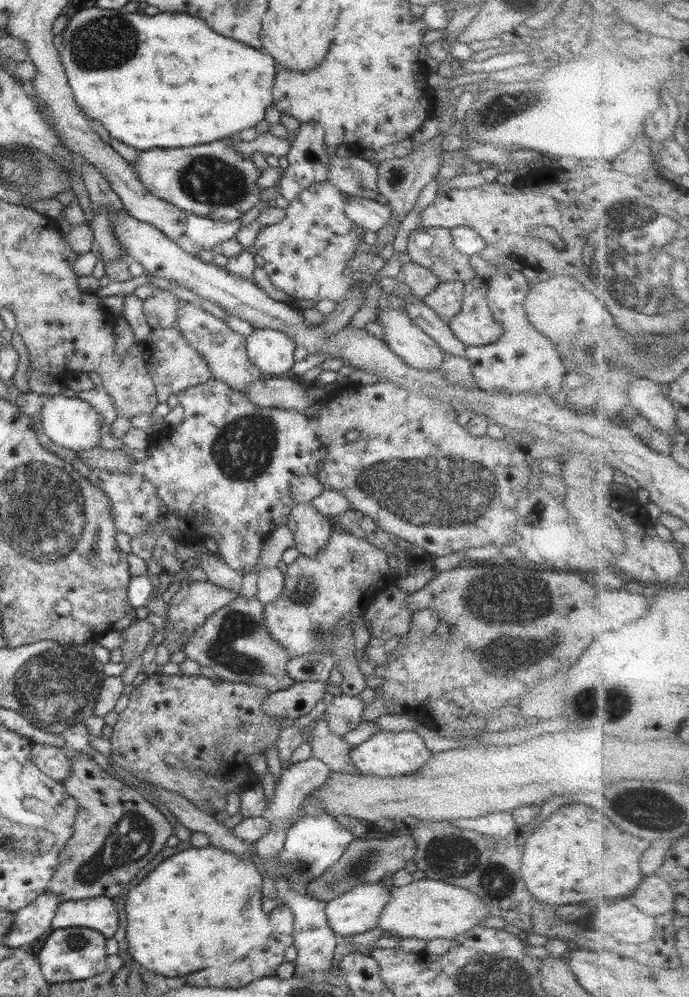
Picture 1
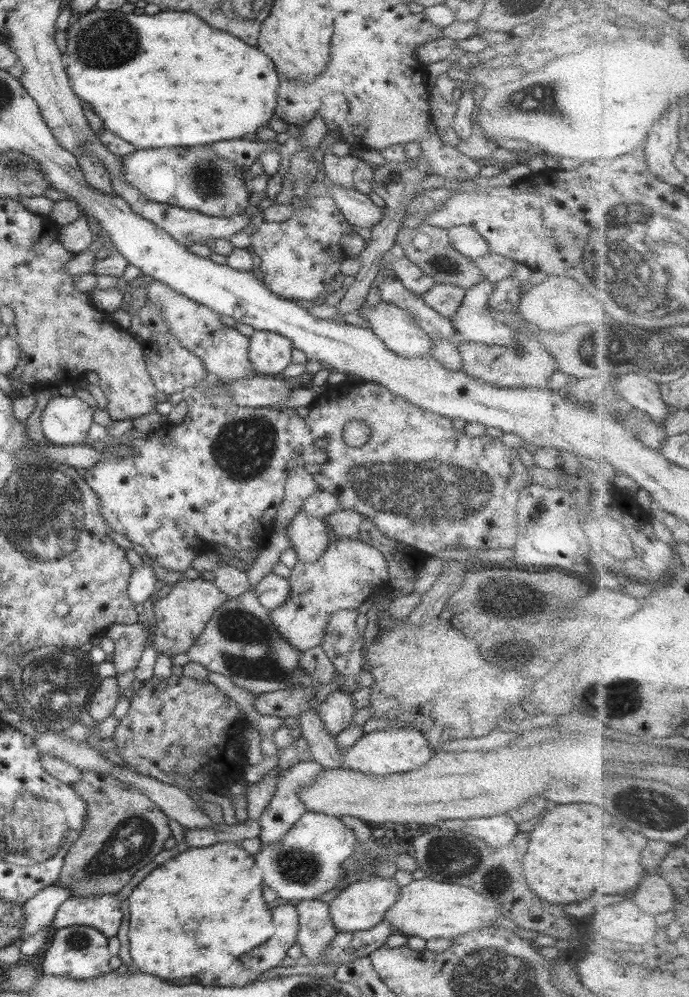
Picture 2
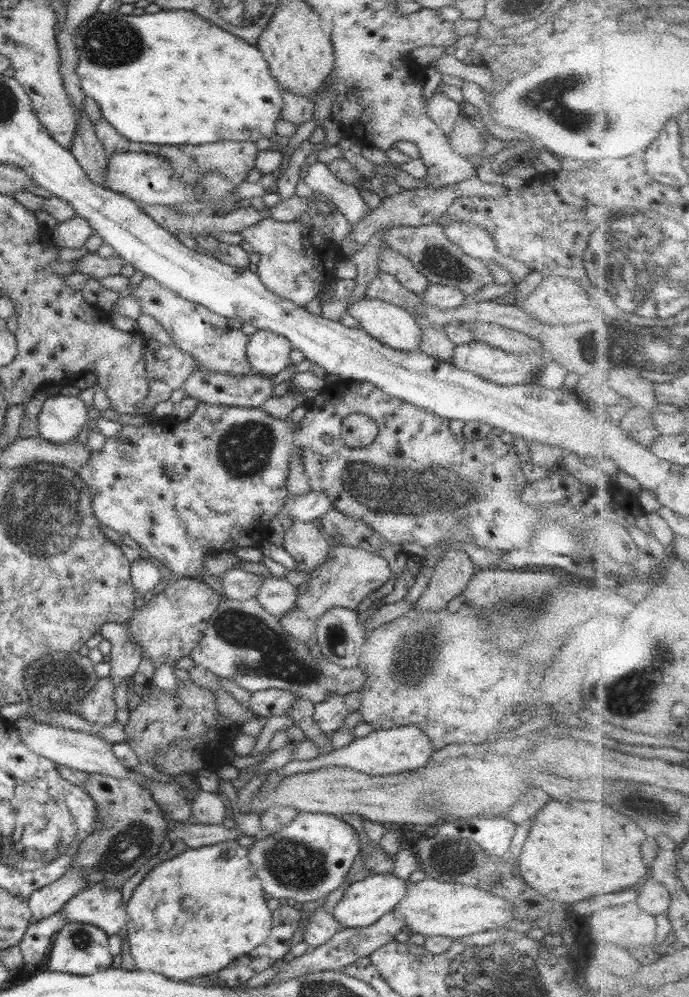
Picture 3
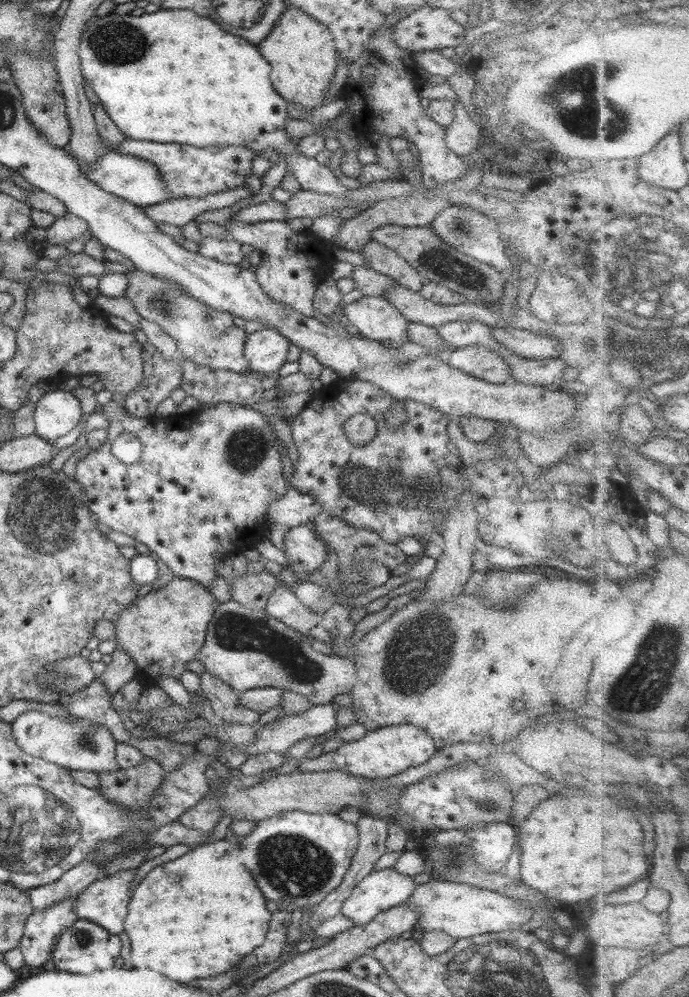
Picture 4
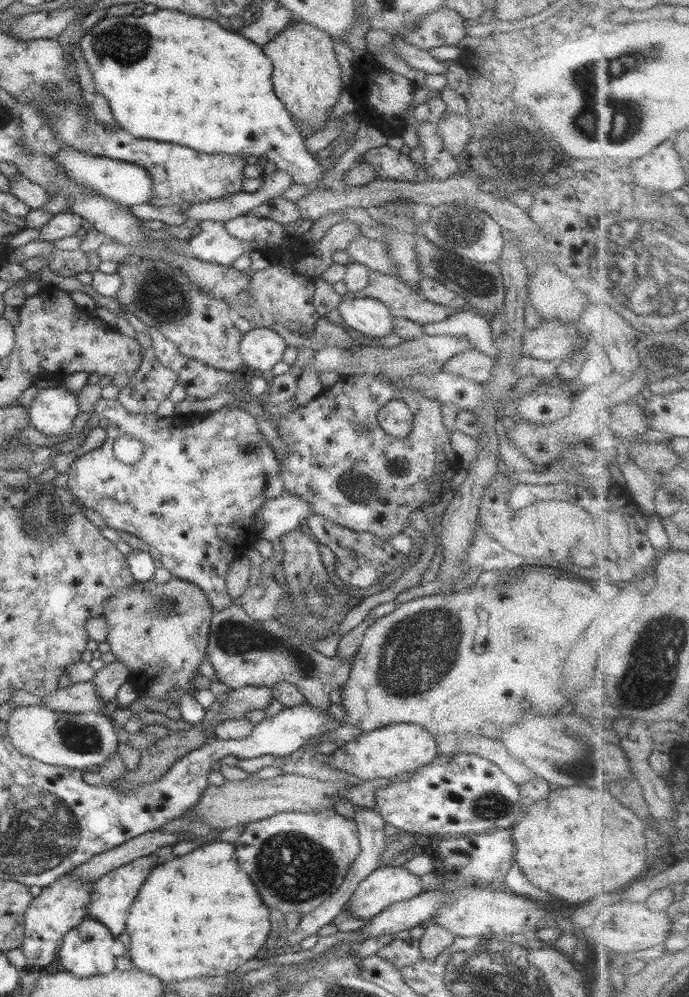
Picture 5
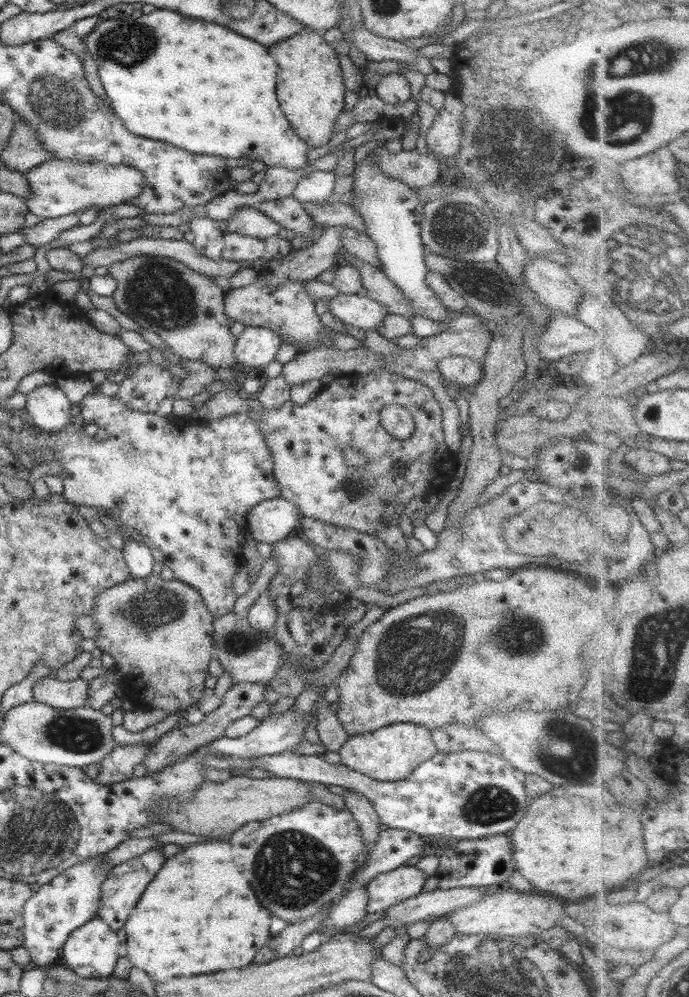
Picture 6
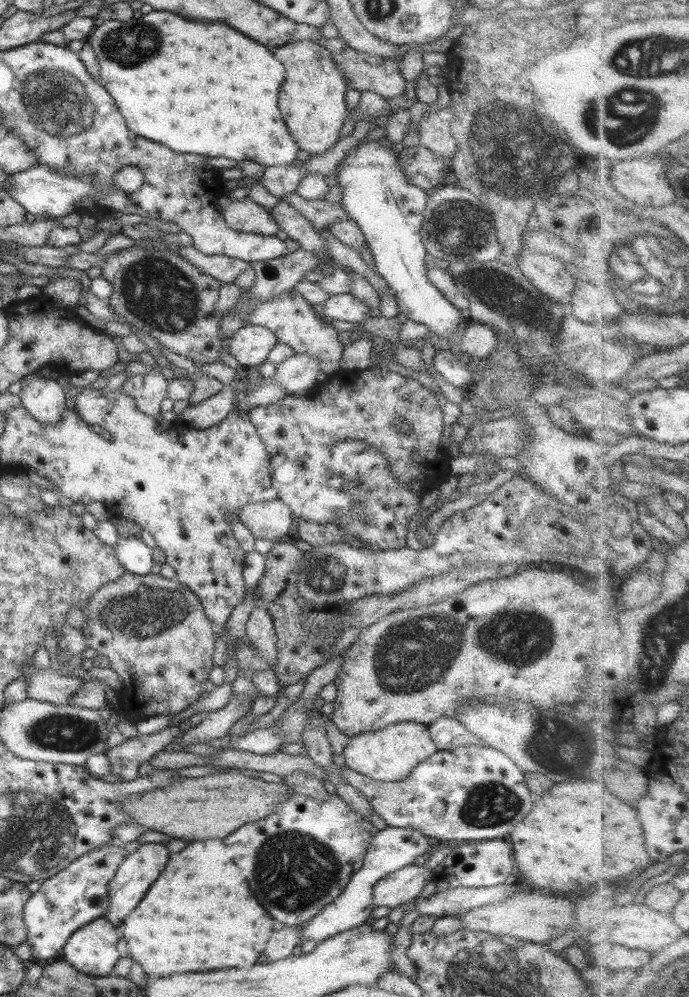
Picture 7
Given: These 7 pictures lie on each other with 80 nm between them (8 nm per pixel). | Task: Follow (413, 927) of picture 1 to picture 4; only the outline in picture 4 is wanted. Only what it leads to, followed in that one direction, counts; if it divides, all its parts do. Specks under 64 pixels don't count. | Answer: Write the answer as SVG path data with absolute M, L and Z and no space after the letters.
M433 879L428 884L416 886L416 891L405 903L416 908L418 919L416 930L448 933L456 940L479 934L513 931L522 926L528 927L534 913L517 899L504 894L480 889L474 885L447 882Z

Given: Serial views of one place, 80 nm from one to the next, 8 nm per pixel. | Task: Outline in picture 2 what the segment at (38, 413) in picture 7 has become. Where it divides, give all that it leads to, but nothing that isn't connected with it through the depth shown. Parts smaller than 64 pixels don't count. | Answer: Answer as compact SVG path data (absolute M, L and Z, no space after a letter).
M75 395L50 400L41 417L46 441L58 446L87 444L94 411Z

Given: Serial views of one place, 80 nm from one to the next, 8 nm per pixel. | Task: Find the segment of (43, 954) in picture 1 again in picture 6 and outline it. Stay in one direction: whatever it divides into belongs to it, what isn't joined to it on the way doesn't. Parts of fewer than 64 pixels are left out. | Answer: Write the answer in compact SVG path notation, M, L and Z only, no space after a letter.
M95 918L83 926L73 930L62 947L62 960L64 966L73 970L83 978L104 979L113 975L114 966L119 958L120 944L118 934L113 931L104 920Z

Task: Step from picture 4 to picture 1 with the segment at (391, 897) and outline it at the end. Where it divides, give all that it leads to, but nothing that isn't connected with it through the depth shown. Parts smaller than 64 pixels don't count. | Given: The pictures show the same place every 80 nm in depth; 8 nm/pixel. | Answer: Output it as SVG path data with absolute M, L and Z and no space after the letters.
M383 881L378 884L362 884L333 898L326 904L328 926L339 939L374 930L378 927L380 913L390 902L392 888L390 883Z

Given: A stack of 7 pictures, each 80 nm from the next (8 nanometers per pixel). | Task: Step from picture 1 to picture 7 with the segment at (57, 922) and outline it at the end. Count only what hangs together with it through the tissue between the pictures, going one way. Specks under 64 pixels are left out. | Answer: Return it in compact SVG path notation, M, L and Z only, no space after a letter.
M142 844L134 854L130 854L120 864L120 869L116 872L114 879L108 885L108 893L110 899L110 907L104 913L104 917L112 926L121 926L124 918L132 913L132 910L140 904L140 900L144 898L144 894L150 890L152 882L156 882L156 878L160 876L164 866L169 862L169 851L166 844Z

